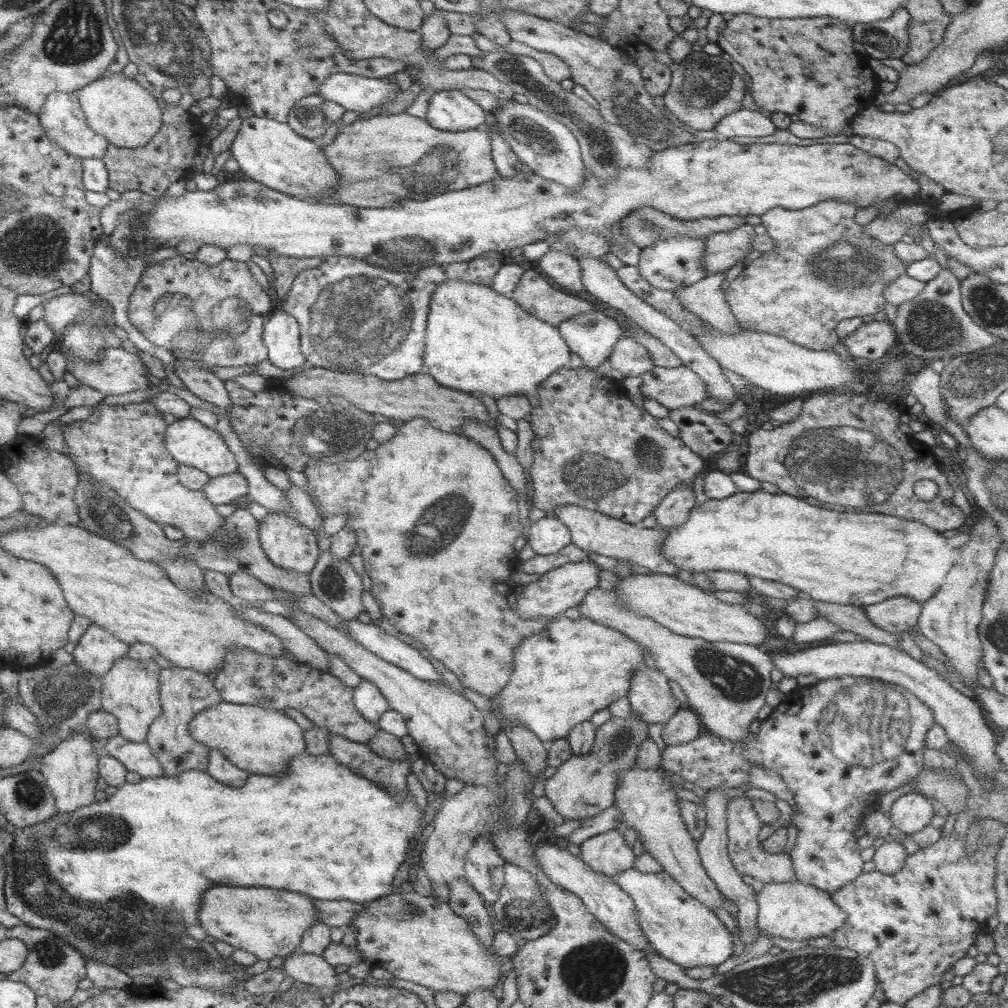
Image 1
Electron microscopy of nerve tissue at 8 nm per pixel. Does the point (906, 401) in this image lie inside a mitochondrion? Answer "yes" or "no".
no

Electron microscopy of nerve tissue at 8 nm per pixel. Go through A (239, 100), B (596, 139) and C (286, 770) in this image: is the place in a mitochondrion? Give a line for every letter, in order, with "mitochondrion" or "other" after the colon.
A: other
B: mitochondrion
C: other

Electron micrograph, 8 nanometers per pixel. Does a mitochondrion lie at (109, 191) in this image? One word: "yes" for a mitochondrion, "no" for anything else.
no

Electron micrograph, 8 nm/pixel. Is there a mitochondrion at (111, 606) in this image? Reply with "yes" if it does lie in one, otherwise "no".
no

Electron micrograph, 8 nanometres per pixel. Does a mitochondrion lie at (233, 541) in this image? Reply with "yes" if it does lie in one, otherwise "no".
yes

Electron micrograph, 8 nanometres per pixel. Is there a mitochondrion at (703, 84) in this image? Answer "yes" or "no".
yes

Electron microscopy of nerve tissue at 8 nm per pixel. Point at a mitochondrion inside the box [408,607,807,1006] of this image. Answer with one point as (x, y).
(594, 971)

